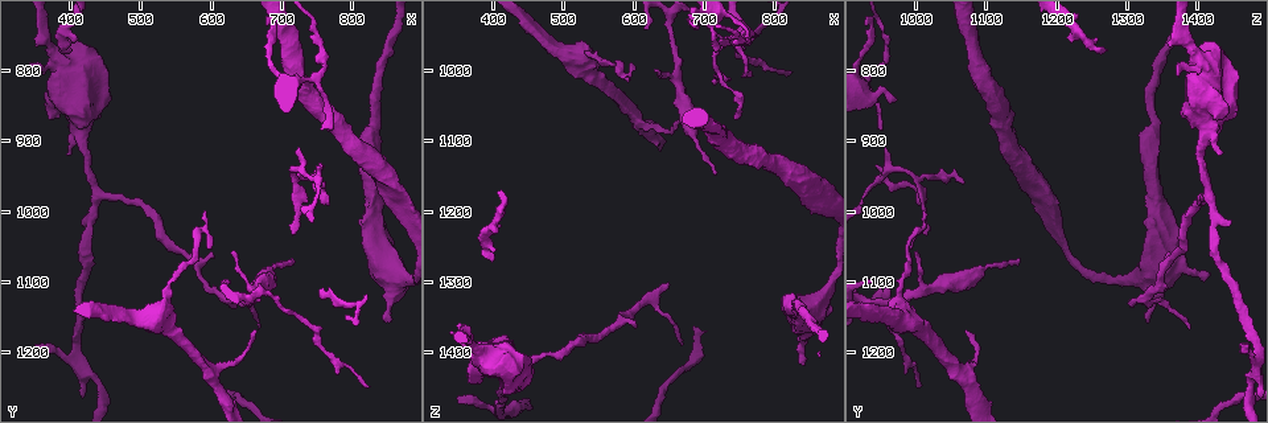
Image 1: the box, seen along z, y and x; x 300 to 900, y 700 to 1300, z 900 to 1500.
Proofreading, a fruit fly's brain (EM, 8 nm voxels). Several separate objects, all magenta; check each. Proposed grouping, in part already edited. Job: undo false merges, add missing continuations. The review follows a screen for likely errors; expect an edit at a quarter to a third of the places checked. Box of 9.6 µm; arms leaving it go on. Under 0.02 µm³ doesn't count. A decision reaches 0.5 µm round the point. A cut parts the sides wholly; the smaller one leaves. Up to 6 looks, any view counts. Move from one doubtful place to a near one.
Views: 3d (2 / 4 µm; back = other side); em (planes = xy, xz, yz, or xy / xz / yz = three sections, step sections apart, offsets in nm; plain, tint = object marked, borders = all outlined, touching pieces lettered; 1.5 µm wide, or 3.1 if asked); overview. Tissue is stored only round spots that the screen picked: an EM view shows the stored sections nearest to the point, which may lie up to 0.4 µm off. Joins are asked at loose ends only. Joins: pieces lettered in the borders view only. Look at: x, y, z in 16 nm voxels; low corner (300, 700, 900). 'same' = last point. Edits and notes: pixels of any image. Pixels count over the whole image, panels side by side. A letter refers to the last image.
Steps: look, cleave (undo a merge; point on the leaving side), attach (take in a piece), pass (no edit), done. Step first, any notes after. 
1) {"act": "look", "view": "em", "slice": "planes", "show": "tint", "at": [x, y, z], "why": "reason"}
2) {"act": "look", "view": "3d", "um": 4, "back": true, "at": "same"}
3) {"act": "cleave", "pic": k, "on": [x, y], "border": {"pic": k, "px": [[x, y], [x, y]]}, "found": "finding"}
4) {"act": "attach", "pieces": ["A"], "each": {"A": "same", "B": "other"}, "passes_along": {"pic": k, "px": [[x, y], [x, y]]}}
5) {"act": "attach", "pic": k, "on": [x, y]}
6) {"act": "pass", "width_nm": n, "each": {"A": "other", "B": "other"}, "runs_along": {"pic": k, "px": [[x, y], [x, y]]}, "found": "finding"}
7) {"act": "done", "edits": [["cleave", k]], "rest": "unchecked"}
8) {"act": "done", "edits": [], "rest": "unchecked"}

{"act": "look", "view": "3d", "um": 2, "at": [350, 1190, 1460], "why": "an open end"}

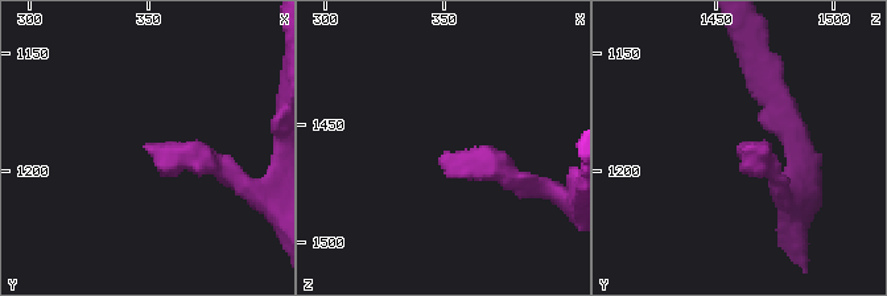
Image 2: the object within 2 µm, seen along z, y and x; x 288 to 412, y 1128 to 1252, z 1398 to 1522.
{"act": "look", "view": "em", "slice": "yz", "step": 8, "show": "borders", "at": [350, 1190, 1462]}

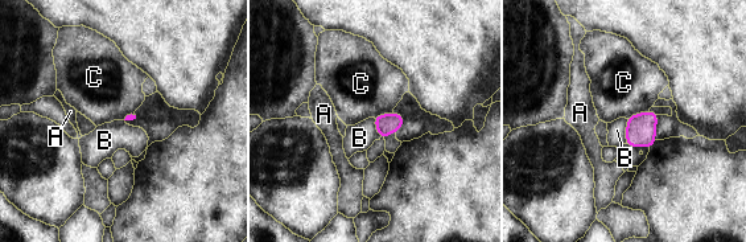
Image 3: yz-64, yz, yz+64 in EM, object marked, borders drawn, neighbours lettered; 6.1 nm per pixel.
{"act": "look", "view": "em", "slice": "xy", "step": 4, "show": "borders", "at": "same", "why": "another direction"}

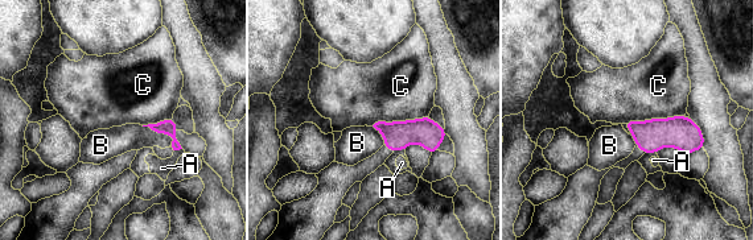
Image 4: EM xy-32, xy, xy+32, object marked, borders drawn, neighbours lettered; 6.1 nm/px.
{"act": "pass", "each": {"A": "other", "B": "other", "C": "other"}, "border": {"pic": 4, "px": [[684, 115], [625, 120], [622, 123]]}, "found": "none of them fits"}

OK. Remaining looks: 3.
{"act": "look", "view": "em", "slice": "xy", "step": 4, "show": "borders", "at": [380, 775, 1400], "why": "calibre changes"}

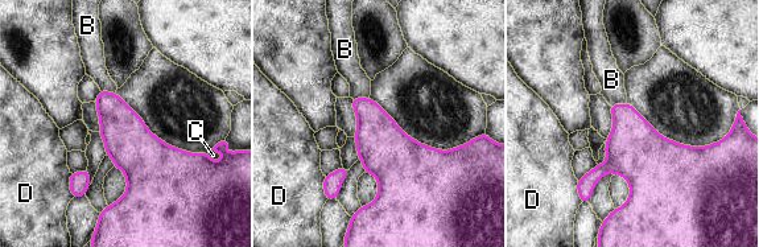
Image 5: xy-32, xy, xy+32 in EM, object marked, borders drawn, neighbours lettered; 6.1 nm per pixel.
{"act": "pass", "width_nm": 300, "each": {"B": "other", "C": "other", "D": "other"}, "border": {"pic": 5, "px": [[351, 97], [368, 98]]}, "found": "all the same neuron"}

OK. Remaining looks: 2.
{"act": "look", "view": "em", "slice": "yz", "step": 8, "show": "tint", "at": [830, 870, 1335], "why": "calibre changes"}

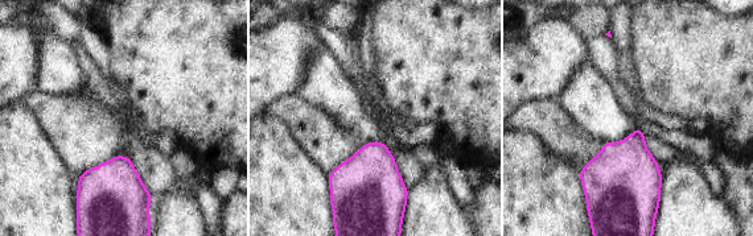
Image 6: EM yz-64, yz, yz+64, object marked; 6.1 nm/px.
{"act": "look", "view": "em", "slice": "planes", "show": "borders", "at": "same", "why": "another direction"}

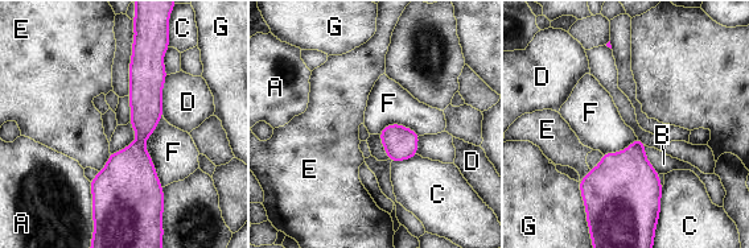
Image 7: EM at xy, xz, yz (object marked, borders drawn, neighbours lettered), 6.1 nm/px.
{"act": "pass", "width_nm": 90, "each": {"A": "other", "B": "other", "C": "other", "D": "other", "E": "other", "F": "other", "G": "other"}, "runs_along": {"pic": 7, "px": [[147, 48], [134, 206]]}, "found": "all the same neuron"}

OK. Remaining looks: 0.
{"act": "done", "edits": [], "rest": "unchecked"}

